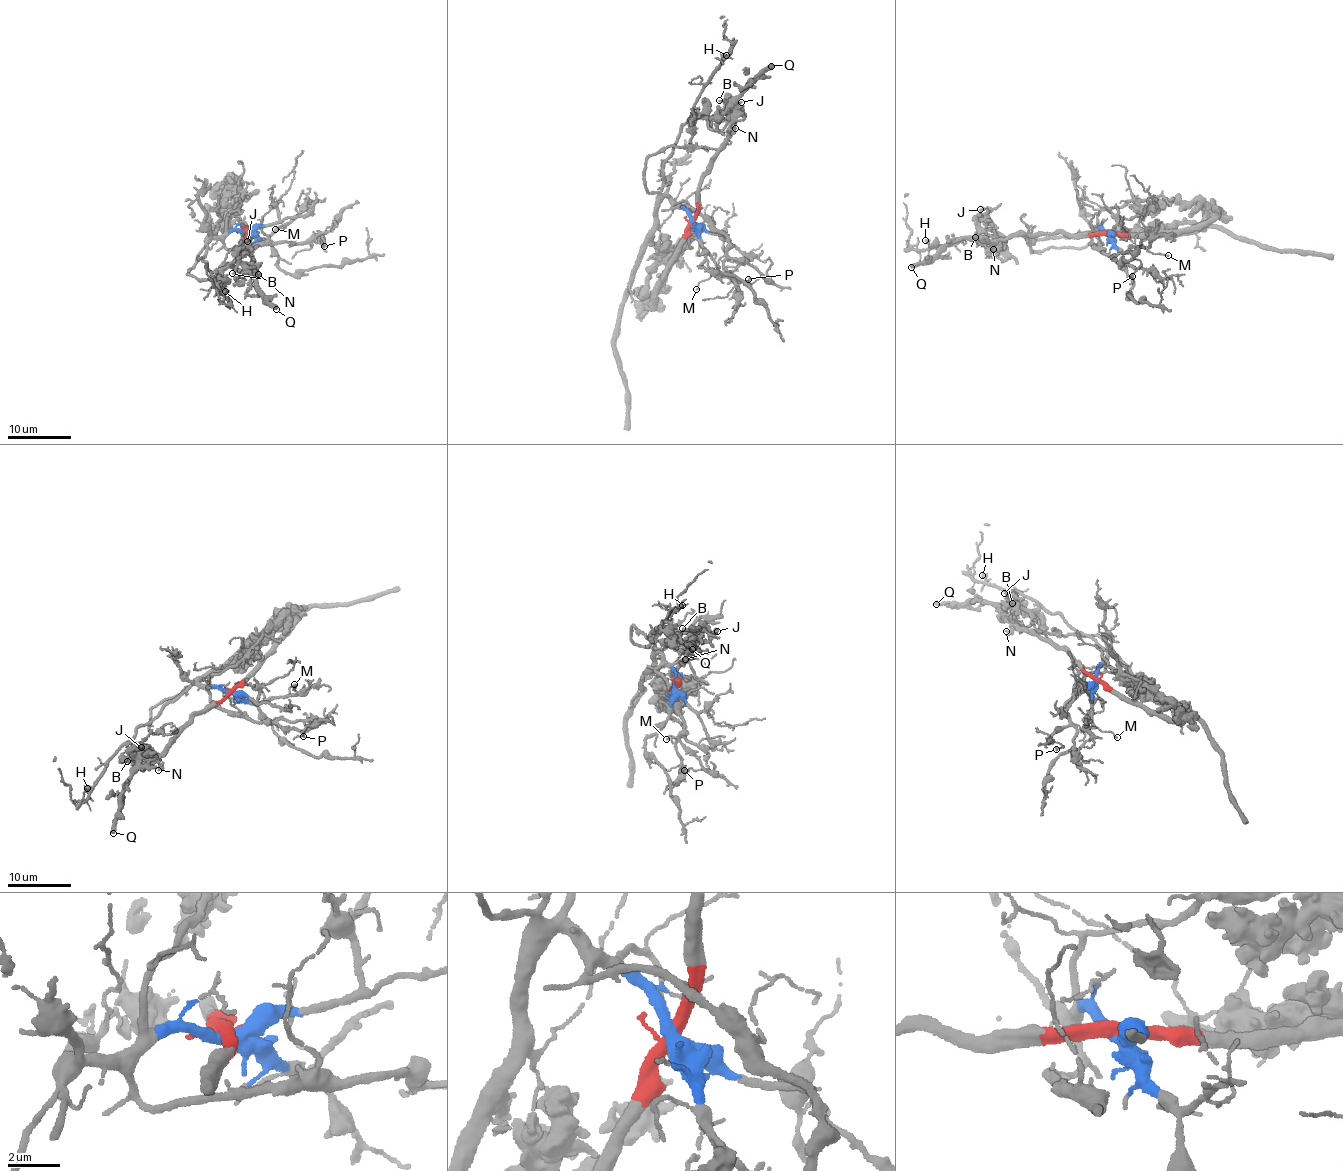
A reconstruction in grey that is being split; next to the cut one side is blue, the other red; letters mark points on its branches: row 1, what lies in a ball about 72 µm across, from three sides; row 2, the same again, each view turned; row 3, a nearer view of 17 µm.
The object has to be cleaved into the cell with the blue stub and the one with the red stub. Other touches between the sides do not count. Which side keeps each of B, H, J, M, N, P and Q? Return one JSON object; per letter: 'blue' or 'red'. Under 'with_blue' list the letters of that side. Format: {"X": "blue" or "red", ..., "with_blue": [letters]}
{"B": "red", "H": "blue", "J": "red", "M": "blue", "N": "red", "P": "blue", "Q": "red", "with_blue": ["H", "M", "P"]}

